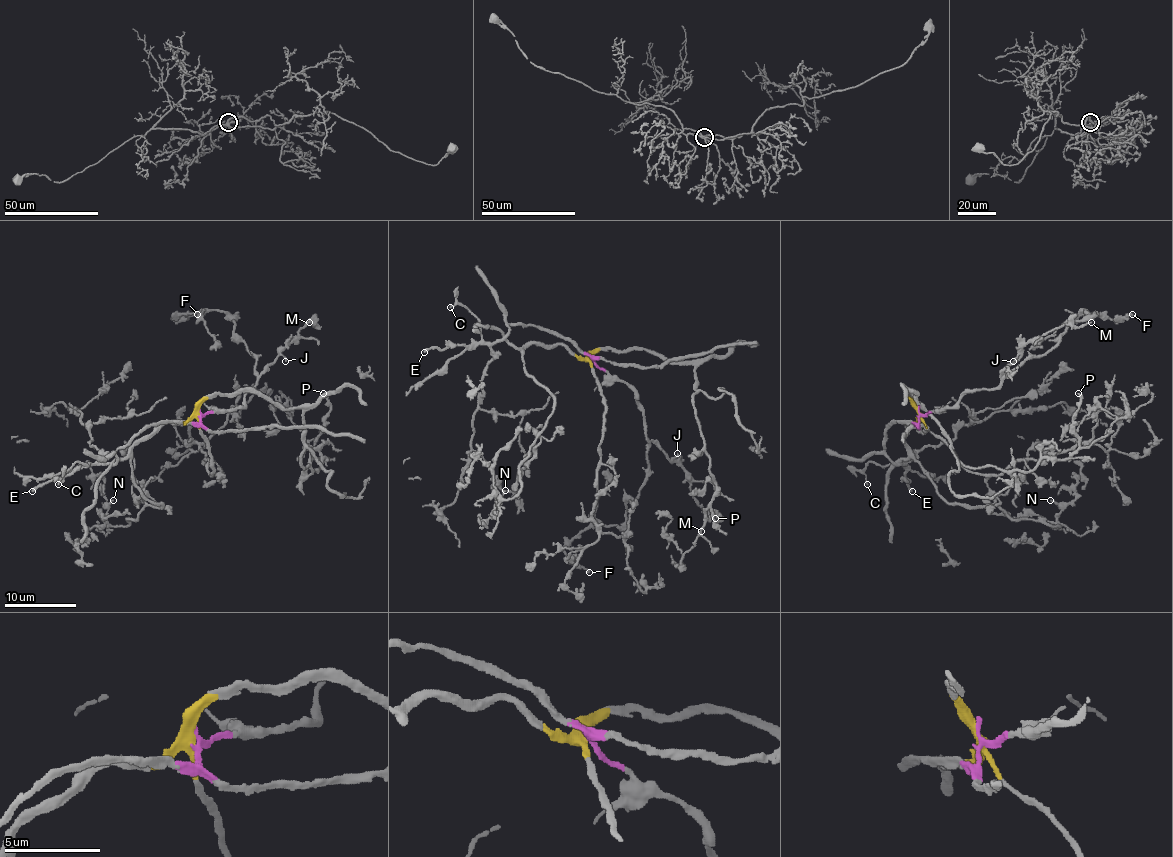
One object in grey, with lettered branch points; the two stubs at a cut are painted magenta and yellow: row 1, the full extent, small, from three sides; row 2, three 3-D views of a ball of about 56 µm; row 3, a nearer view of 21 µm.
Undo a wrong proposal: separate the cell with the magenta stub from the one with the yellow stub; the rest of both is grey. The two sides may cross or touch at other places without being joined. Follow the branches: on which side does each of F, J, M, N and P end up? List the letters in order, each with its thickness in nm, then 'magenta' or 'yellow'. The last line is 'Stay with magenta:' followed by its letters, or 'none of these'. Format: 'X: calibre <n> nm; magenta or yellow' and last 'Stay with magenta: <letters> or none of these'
F: calibre 260 nm; magenta
J: calibre 170 nm; magenta
M: calibre 190 nm; magenta
N: calibre 170 nm; yellow
P: calibre 240 nm; yellow
Stay with magenta: F, J, M

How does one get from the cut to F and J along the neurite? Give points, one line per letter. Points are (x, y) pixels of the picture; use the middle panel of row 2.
F: (592, 357), (633, 391), (649, 442), (645, 484), (626, 504), (624, 522), (592, 524), (565, 549), (590, 572)
J: (592, 357), (633, 391), (640, 408), (645, 436), (670, 459), (677, 452)

